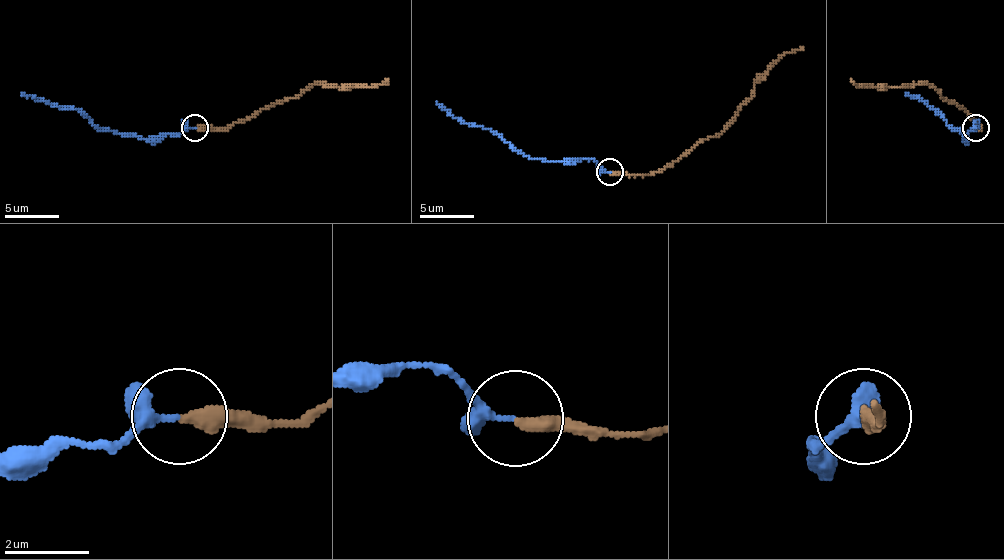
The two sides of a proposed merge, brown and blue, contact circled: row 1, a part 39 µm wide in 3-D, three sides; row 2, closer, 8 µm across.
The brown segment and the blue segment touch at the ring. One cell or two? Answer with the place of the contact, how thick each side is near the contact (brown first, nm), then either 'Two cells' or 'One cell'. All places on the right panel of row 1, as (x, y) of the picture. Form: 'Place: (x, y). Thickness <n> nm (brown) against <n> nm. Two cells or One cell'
Place: (975, 127). Thickness 360 nm (brown) against 190 nm. One cell

